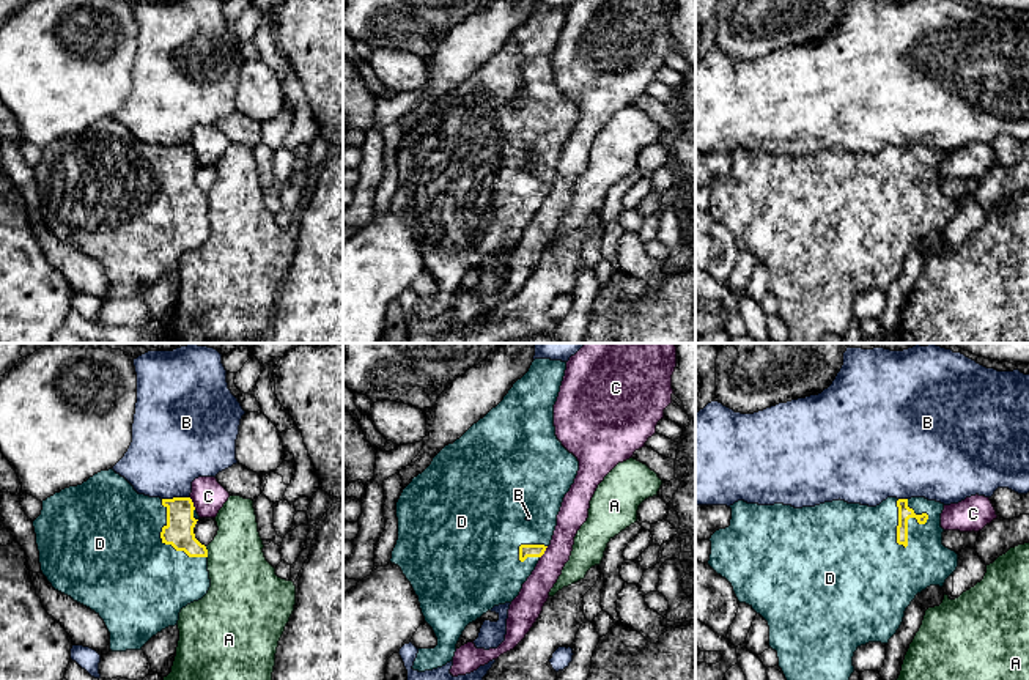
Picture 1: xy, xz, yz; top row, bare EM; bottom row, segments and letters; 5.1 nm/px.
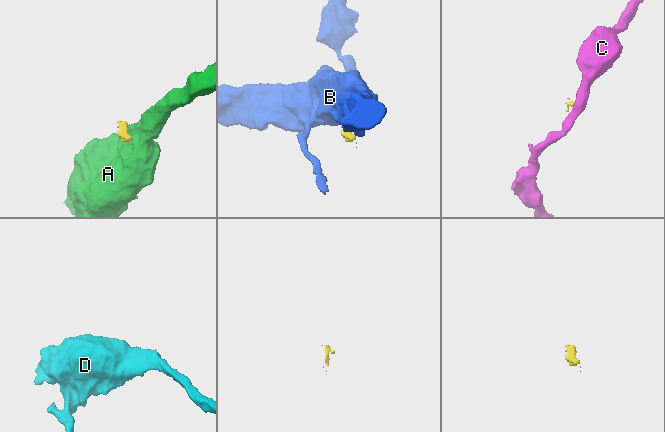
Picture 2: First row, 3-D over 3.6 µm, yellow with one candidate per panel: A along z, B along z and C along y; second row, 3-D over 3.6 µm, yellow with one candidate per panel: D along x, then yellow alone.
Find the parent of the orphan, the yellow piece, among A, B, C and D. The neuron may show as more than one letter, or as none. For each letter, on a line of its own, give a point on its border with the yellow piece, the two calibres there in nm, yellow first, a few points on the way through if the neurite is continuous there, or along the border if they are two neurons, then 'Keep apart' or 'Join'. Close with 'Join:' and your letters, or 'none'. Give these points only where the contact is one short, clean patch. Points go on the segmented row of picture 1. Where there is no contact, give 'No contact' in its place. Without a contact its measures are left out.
A: Touches yellow at xy (206, 551). Thickness 150 nm (yellow) against 340 nm. Boundary: xy (205, 546), (208, 556). Keep apart
B: Touches yellow at xy (175, 498). Thickness 150 nm (yellow) against 400 nm. Boundary: xy (189, 496), (162, 499). Keep apart
C: Touches yellow at xy (192, 504). Thickness 150 nm (yellow) against 170 nm. Boundary: xy (189, 498), (195, 509). Keep apart
D: Touches yellow at yz (899, 524). Thickness 70 nm (yellow) against 420 nm. Path across: yz (905, 512), (905, 518), (899, 524), (881, 542), (855, 545). Join
Join: D

